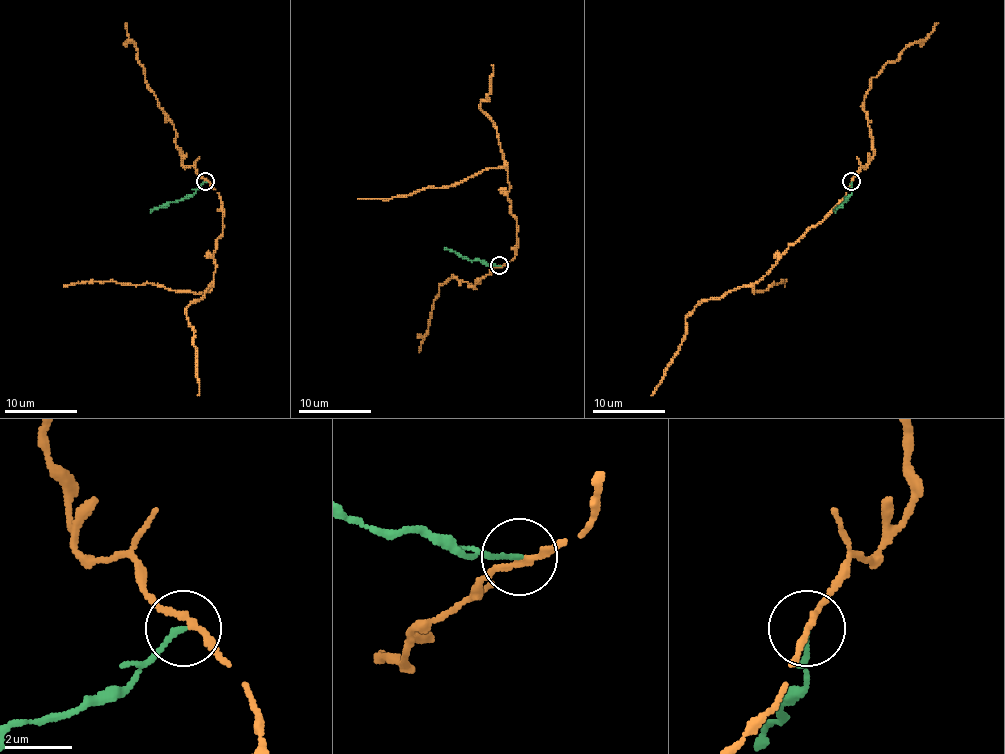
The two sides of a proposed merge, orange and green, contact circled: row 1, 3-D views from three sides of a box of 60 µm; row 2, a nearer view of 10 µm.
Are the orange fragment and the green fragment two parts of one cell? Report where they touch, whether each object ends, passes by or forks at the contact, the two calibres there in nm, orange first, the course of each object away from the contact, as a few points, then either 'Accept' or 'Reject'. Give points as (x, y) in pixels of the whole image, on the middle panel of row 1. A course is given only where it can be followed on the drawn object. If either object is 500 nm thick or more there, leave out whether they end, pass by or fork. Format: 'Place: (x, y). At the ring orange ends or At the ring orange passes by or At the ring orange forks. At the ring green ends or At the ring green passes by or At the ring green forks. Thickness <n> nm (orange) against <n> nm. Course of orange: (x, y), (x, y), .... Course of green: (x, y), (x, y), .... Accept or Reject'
Place: (499, 265). At the ring orange passes by. At the ring green ends. Thickness 180 nm (orange) against 140 nm. Course of orange: (498, 265), (515, 256), (517, 218), (507, 197), (497, 126), (480, 108), (489, 94), (491, 65). Course of green: (498, 265), (488, 265), (444, 249). Reject

